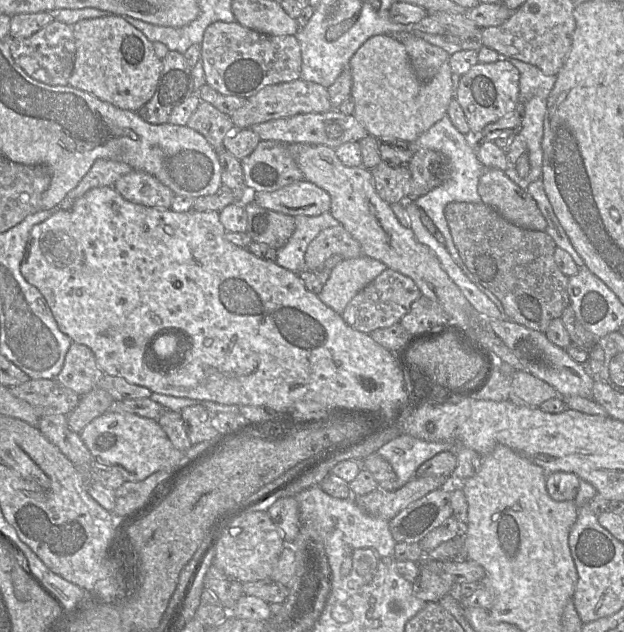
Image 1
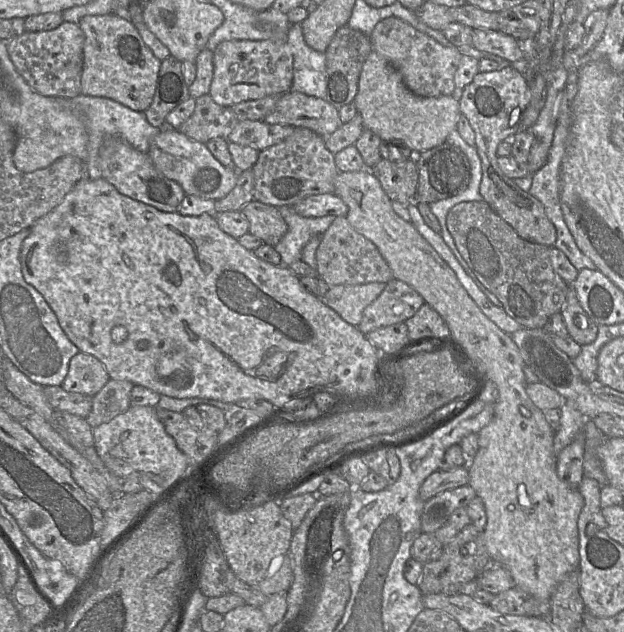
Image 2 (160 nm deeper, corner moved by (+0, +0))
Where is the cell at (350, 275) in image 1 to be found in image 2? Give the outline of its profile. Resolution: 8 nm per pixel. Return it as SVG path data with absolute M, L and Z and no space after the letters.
M371 282L360 285L336 285L330 287L320 299L344 321L357 327L364 309L380 295L385 284Z

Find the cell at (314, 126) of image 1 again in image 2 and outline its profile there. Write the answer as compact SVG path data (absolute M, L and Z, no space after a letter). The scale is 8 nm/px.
M241 120L226 140L262 151L283 141L295 129L291 125L269 124L263 120Z

